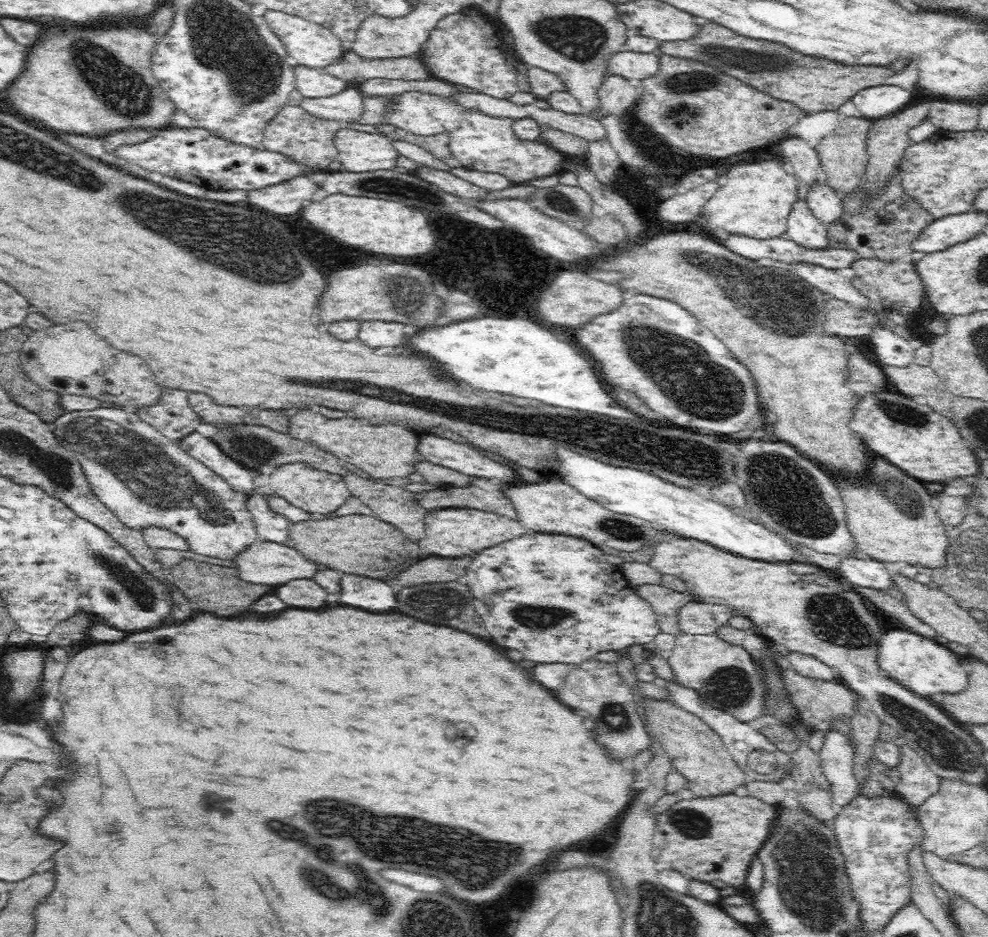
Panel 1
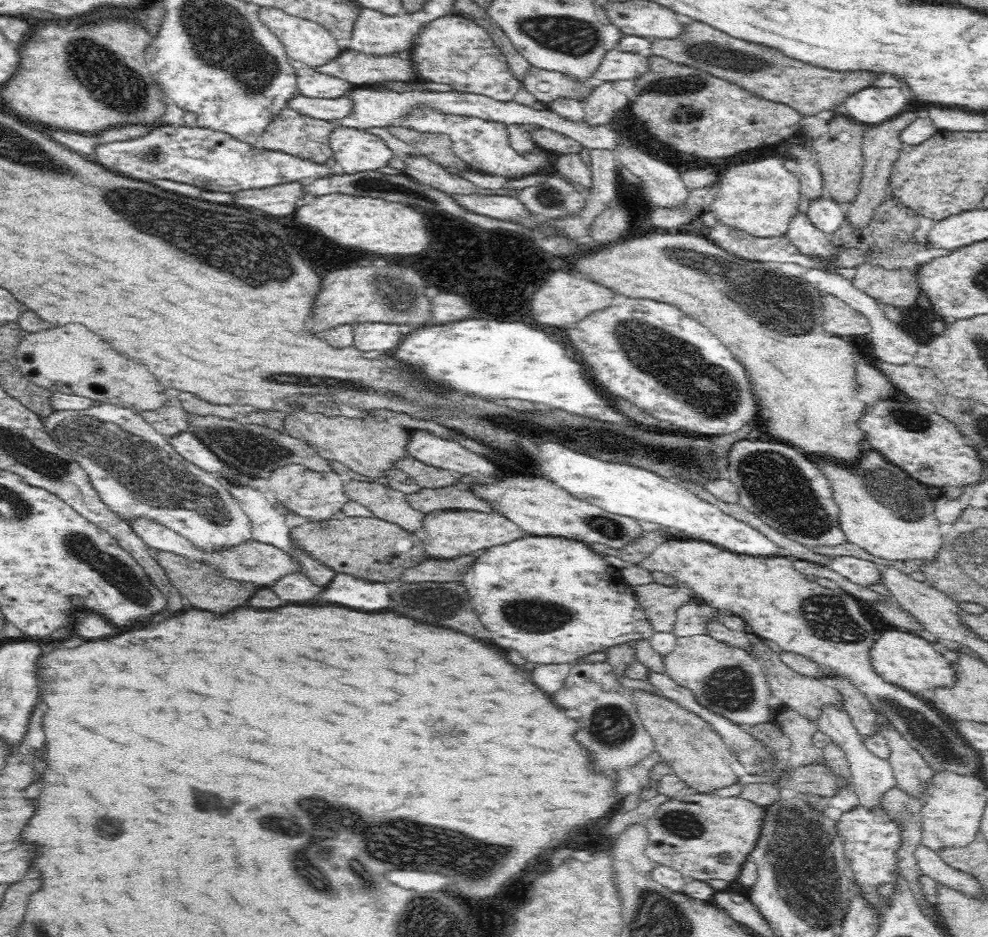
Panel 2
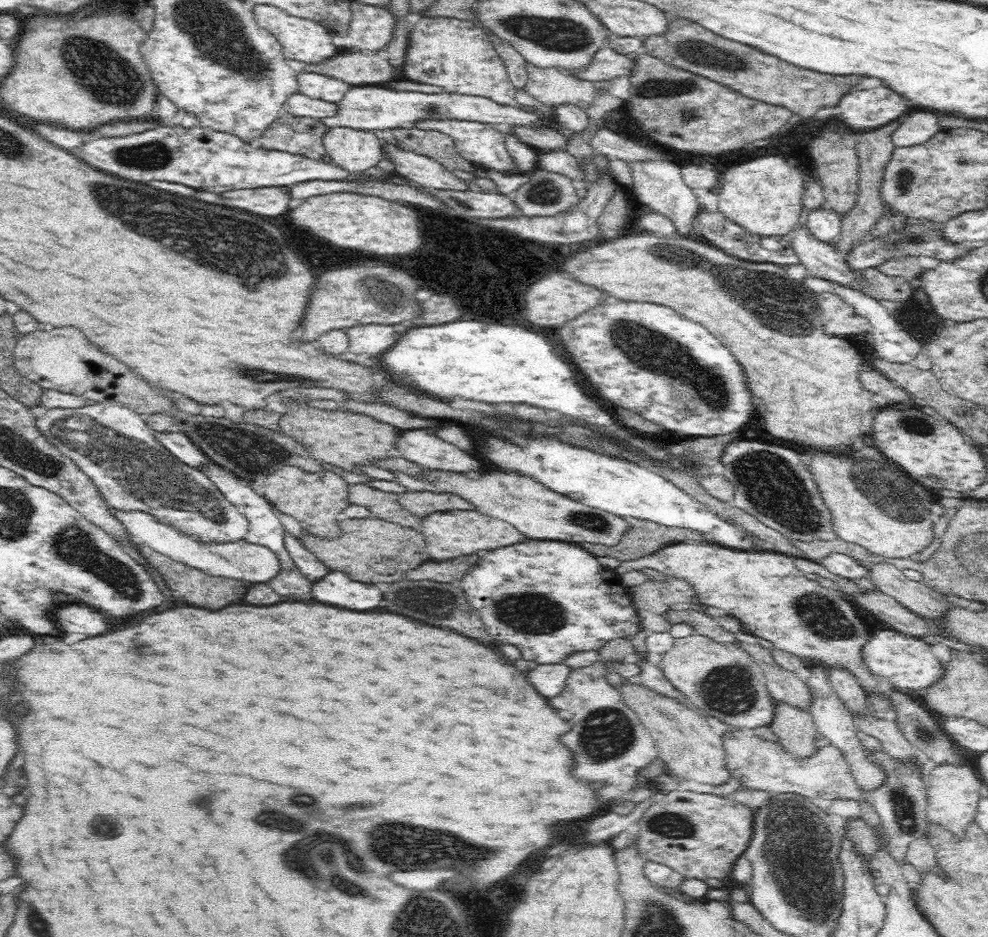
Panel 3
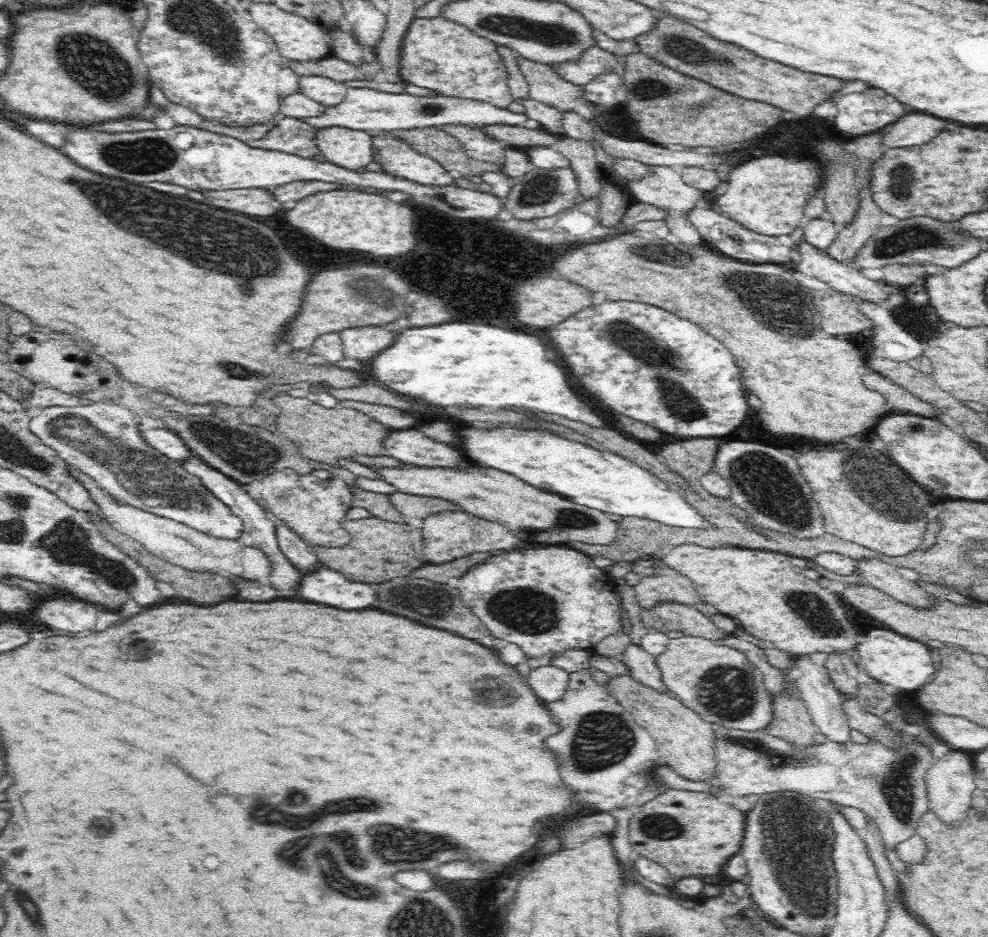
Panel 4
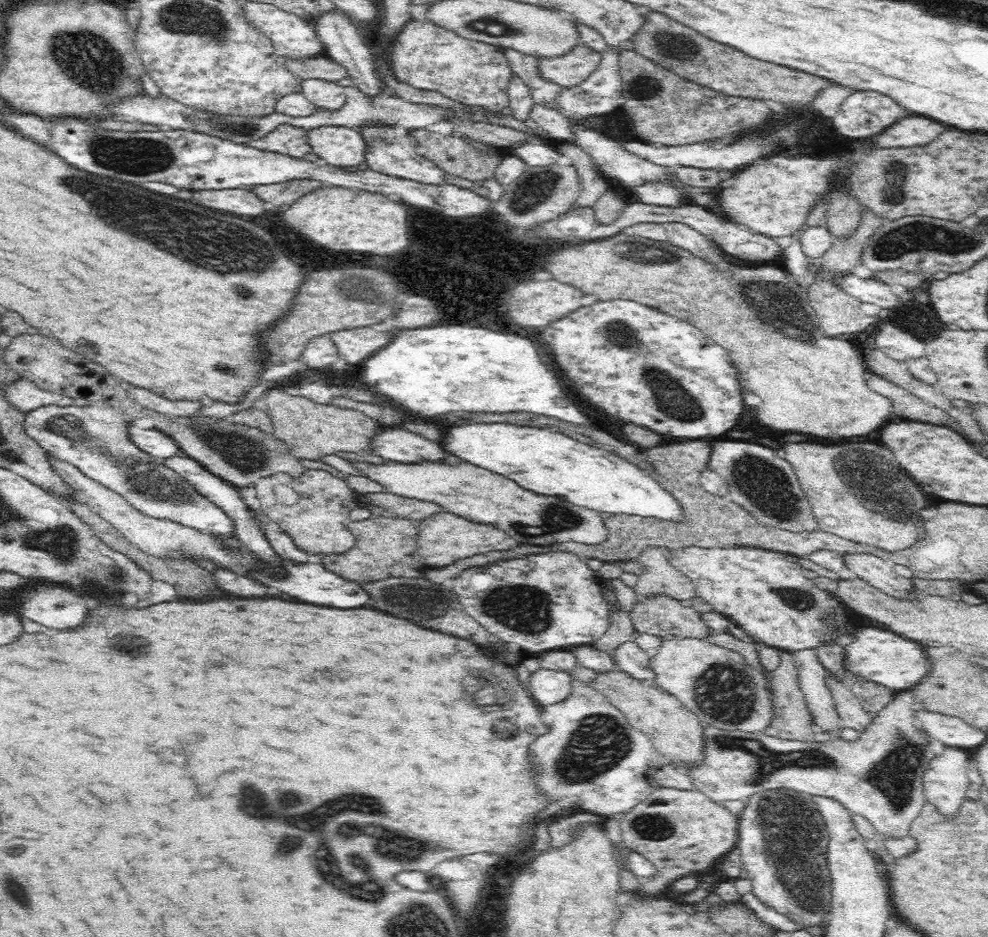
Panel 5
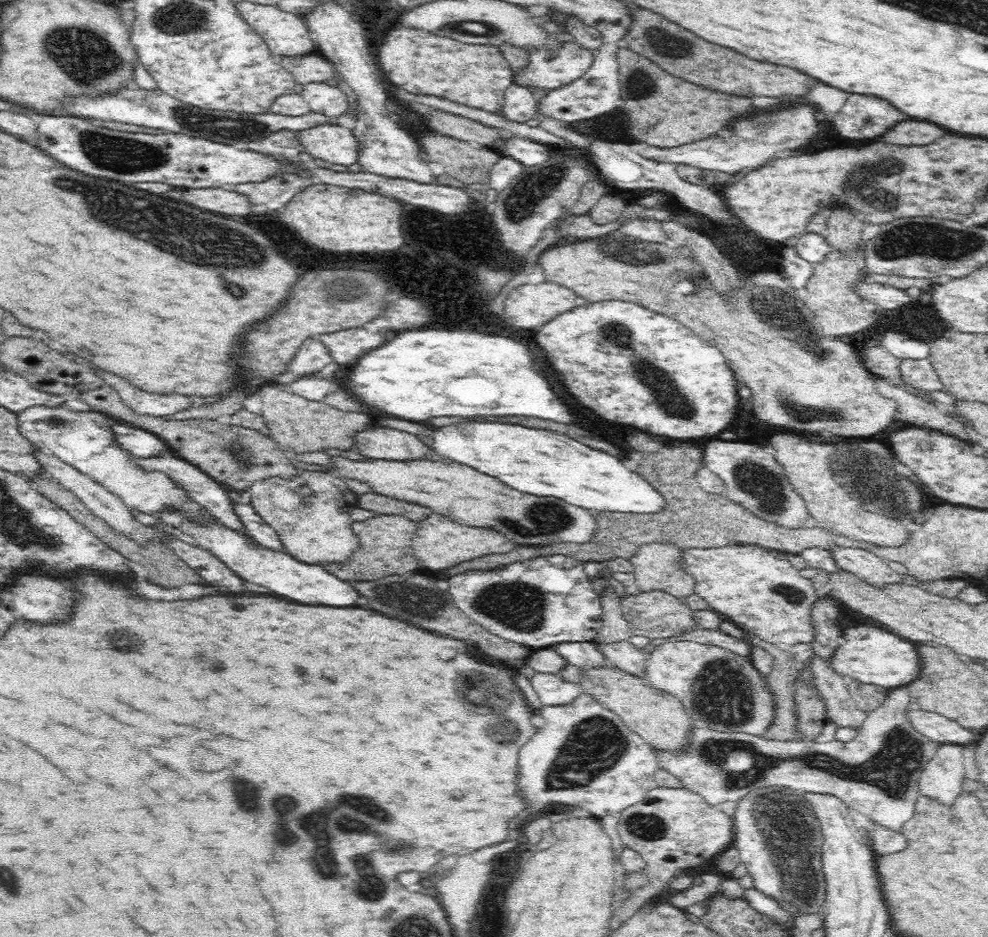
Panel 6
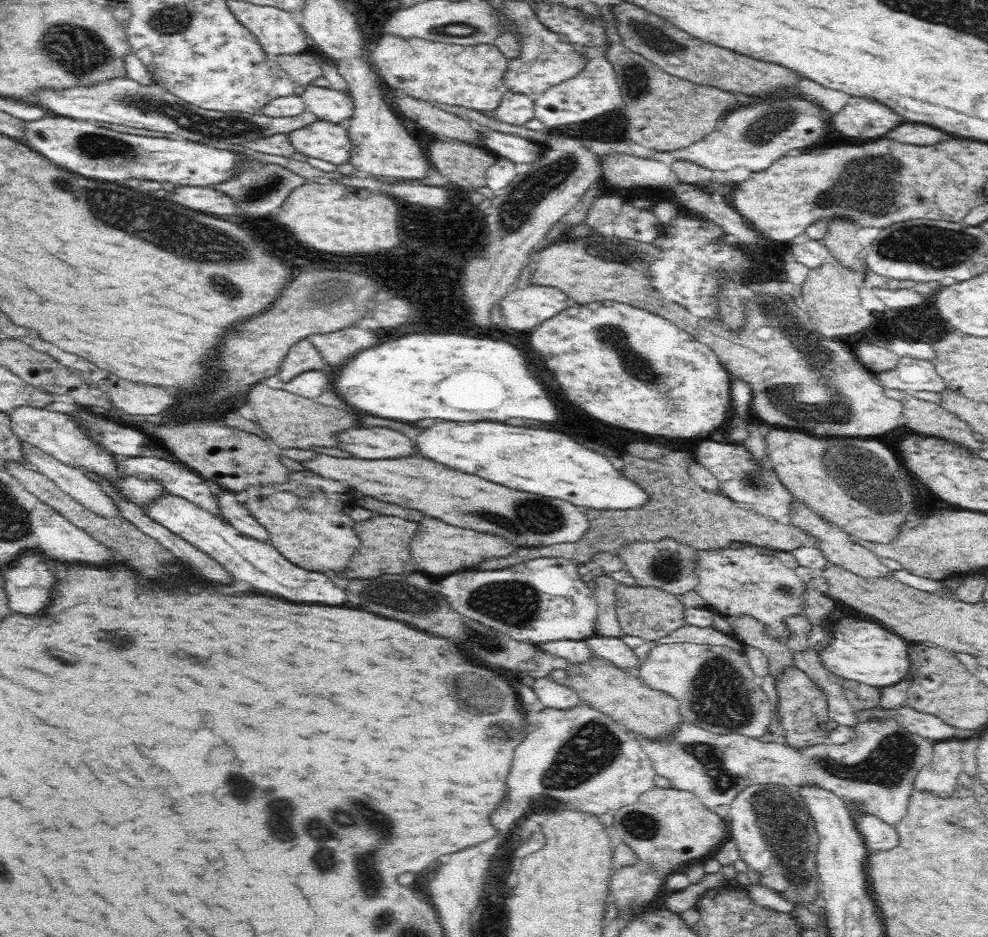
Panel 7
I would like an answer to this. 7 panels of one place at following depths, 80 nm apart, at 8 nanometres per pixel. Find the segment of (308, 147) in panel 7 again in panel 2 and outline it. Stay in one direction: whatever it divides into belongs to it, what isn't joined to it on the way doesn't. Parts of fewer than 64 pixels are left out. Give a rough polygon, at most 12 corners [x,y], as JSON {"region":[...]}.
{"region":[[337,127],[328,136],[337,169],[374,171],[393,154],[375,134]]}

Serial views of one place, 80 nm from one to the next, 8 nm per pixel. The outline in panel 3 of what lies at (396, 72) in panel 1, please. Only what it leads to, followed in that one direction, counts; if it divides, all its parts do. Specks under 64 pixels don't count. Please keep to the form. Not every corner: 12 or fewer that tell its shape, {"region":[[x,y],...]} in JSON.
{"region":[[354,52],[297,72],[320,74],[350,86],[379,86],[404,79],[379,52]]}

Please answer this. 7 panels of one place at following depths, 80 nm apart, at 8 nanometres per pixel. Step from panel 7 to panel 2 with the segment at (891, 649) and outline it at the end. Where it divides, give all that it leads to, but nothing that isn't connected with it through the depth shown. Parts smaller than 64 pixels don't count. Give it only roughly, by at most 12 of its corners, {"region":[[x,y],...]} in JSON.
{"region":[[880,632],[869,662],[884,682],[911,693],[956,680],[930,641]]}

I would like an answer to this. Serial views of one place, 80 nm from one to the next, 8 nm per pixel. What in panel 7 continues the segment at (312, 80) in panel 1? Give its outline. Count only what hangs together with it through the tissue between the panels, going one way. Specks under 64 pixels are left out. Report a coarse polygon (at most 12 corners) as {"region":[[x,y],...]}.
{"region":[[308,86],[301,97],[320,120],[340,124],[354,101],[330,87]]}

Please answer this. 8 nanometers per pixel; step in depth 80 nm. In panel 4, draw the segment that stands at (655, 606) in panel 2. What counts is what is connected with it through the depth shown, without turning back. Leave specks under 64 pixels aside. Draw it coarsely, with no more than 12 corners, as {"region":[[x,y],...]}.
{"region":[[663,562],[636,584],[641,607],[659,602],[700,601],[693,582]]}

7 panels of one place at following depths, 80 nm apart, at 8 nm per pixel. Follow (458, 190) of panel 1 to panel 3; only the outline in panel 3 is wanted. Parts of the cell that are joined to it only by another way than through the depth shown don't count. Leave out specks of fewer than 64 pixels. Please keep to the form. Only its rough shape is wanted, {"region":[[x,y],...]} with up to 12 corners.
{"region":[[382,141],[393,174],[419,187],[459,191],[468,177],[402,143]]}

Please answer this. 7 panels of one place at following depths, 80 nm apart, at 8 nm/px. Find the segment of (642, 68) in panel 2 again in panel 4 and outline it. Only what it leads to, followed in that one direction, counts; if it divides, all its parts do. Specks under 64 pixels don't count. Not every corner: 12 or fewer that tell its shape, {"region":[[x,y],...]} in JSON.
{"region":[[596,45],[578,60],[549,64],[554,75],[584,87],[602,72],[621,71],[621,57]]}

